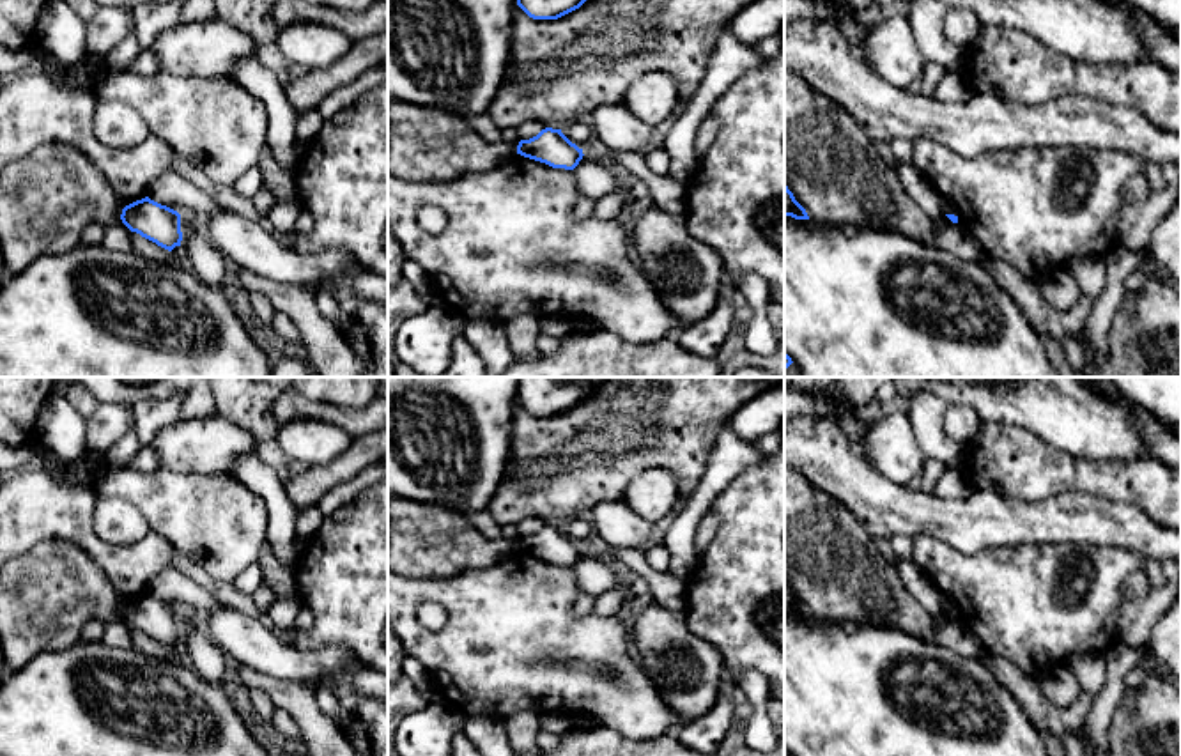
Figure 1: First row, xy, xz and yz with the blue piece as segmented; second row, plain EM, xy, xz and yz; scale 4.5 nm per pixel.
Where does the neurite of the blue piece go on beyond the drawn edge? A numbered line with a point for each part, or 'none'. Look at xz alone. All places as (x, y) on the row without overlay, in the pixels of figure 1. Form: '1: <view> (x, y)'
none

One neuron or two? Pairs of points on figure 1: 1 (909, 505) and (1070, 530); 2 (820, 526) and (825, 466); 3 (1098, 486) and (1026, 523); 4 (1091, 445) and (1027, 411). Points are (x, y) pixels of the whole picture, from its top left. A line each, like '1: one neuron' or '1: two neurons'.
1: one neuron
2: two neurons
3: two neurons
4: one neuron

